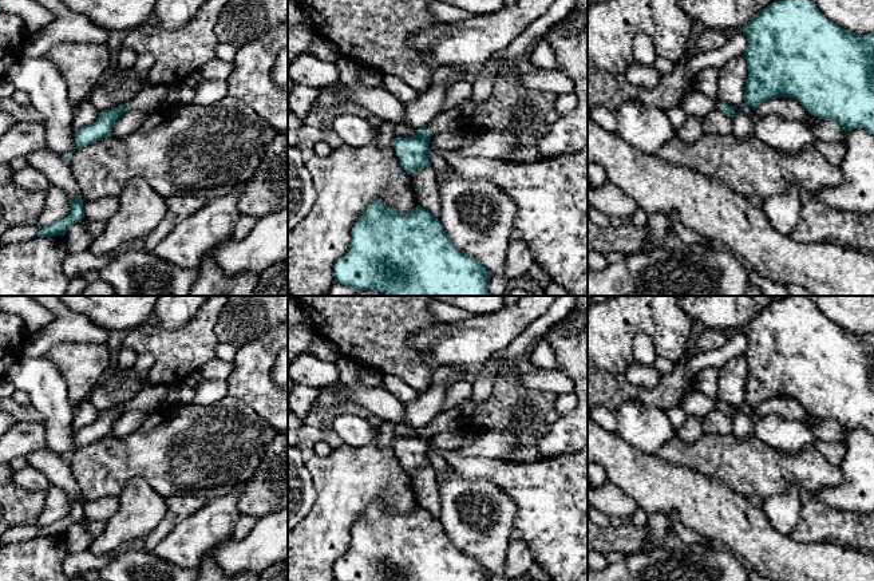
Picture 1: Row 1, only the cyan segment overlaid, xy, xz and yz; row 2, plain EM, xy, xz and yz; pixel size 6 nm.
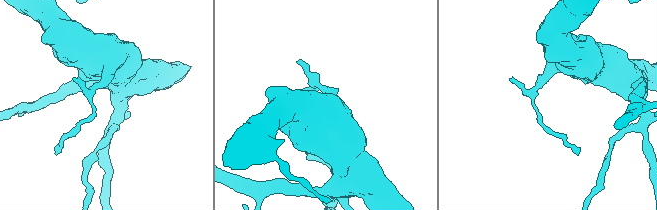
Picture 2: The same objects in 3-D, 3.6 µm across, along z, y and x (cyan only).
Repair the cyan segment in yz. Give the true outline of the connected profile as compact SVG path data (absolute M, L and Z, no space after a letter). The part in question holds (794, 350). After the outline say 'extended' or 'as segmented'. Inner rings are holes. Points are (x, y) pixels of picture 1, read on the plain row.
M806 296L771 303L740 331L748 339L743 406L756 410L771 398L790 396L811 415L834 419L846 432L863 427L874 434L874 332L858 335L839 327Z; as segmented

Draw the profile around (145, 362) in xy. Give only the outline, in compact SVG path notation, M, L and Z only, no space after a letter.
M141 353L134 364L134 369L142 375L145 372L149 372L151 367L154 365L155 359L150 353Z

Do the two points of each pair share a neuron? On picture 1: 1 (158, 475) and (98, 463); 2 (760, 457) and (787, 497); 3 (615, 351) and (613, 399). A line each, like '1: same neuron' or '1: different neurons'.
1: same neuron
2: different neurons
3: different neurons

